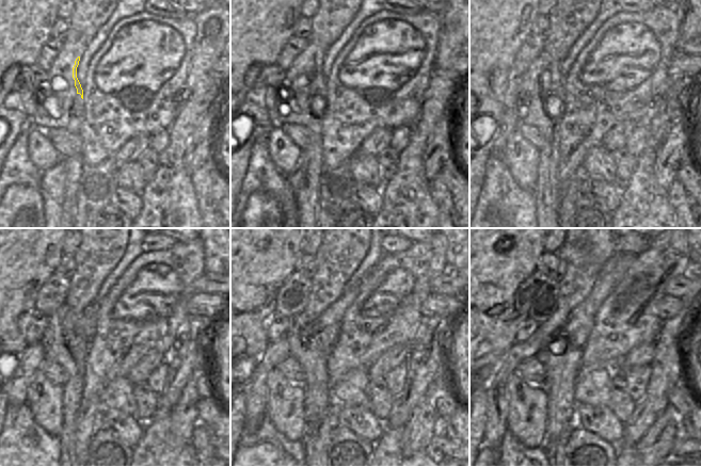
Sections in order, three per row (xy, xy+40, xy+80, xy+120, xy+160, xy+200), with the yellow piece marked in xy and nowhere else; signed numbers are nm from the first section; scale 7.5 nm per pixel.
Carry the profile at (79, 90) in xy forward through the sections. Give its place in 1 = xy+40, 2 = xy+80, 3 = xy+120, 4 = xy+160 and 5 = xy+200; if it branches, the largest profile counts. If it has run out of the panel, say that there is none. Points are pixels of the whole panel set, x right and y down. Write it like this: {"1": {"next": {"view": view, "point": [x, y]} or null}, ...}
{"1": {"next": {"view": "xy+40", "point": [318, 82]}}, "2": {"next": {"view": "xy+80", "point": [553, 82]}}, "3": {"next": {"view": "xy+120", "point": [82, 324]}}, "4": {"next": {"view": "xy+160", "point": [324, 329]}}, "5": {"next": {"view": "xy+200", "point": [566, 343]}}}

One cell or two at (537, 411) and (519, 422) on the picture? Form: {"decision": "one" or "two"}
{"decision": "one"}

